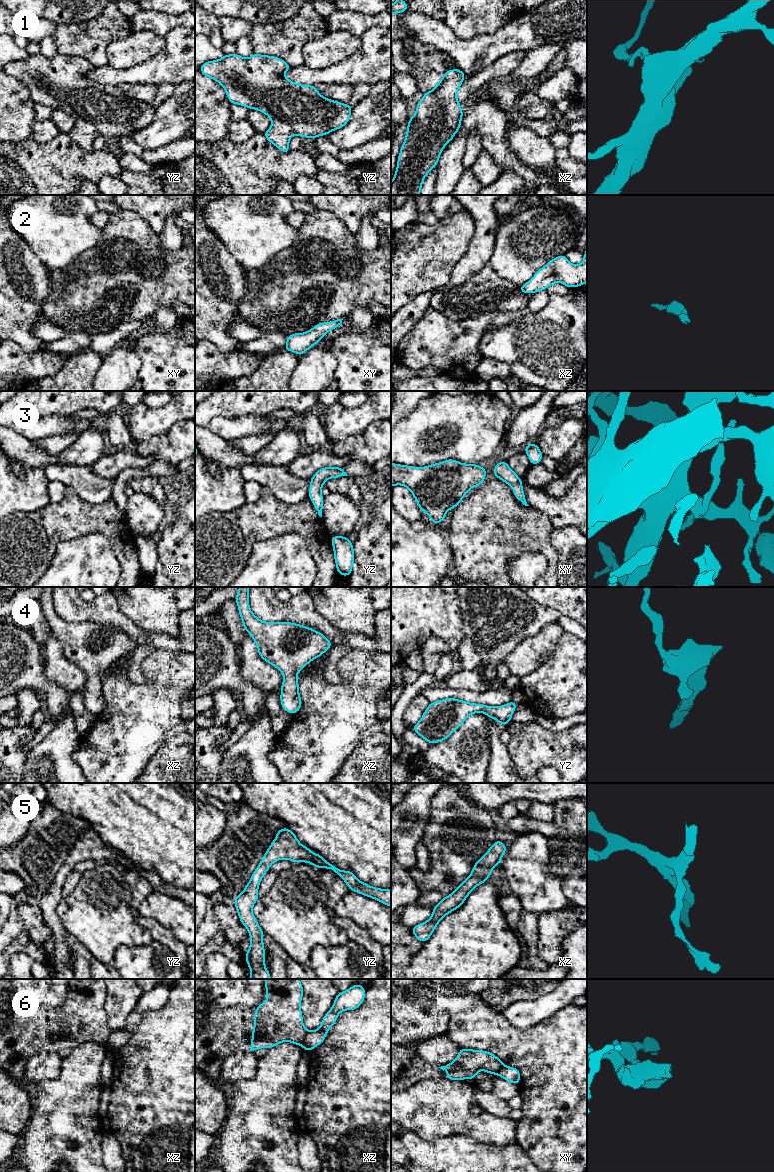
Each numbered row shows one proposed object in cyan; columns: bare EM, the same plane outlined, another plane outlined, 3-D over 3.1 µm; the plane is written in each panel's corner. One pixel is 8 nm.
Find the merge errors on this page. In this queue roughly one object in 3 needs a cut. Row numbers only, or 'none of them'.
6

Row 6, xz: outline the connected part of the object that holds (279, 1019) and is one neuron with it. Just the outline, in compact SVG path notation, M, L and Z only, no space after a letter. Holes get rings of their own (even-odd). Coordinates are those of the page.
M264 979L267 1001L255 1009L254 1029L252 1030L251 1049L272 1048L288 1041L303 1046L308 1030L303 1025L300 1004L303 997L303 987L299 979Z

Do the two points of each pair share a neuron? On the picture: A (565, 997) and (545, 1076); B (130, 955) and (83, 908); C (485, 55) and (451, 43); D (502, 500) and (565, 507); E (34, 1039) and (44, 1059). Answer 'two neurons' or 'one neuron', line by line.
A: two neurons
B: two neurons
C: one neuron
D: two neurons
E: two neurons

